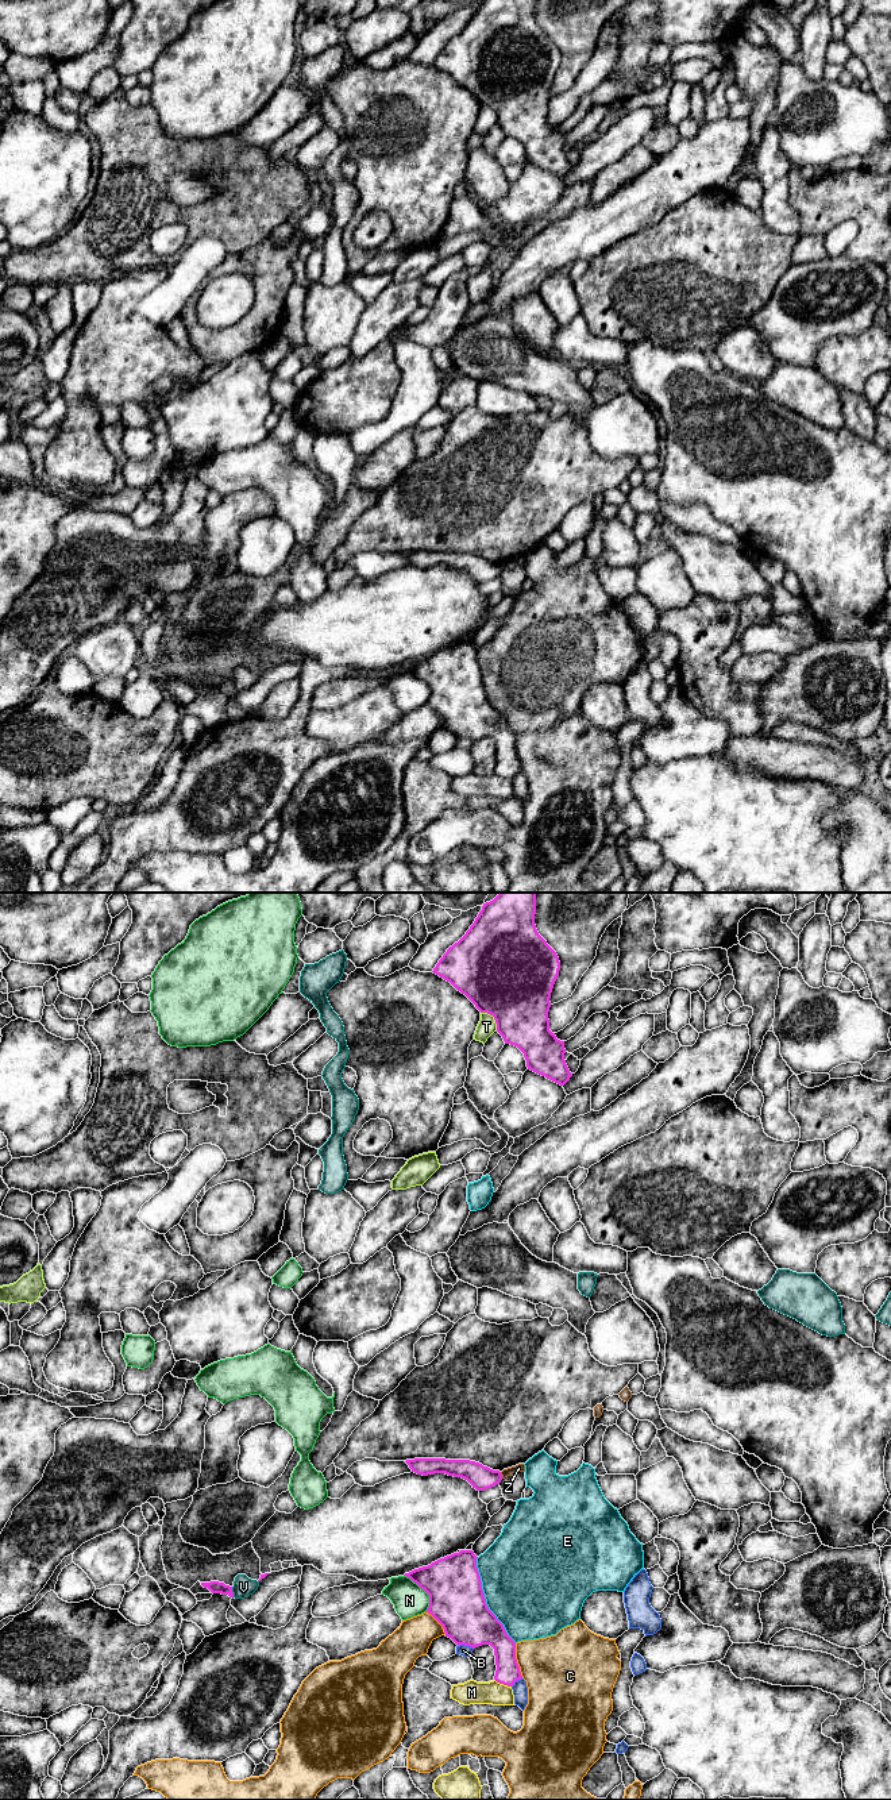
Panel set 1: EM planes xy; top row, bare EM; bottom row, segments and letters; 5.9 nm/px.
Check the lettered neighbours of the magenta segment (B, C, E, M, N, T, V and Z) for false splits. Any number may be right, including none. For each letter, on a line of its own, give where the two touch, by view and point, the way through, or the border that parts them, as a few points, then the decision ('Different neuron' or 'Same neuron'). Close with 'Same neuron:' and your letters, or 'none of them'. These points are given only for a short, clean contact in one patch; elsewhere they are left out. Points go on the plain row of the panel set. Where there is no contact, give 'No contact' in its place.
B: Touches magenta at xy (466, 737). Different neuron
C: Touches magenta at xy (516, 754). Different neuron
E: Touches magenta at xy (485, 693). Different neuron
M: Touches magenta at xy (502, 775). Boundary: xy (494, 771), (510, 779). Different neuron
N: Touches magenta at xy (424, 682). Different neuron
T: Touches magenta at xy (493, 108). Different neuron
V: Touches magenta at xy (232, 685). Different neuron
Z: Touches magenta at xy (501, 567). Boundary: xy (500, 565), (502, 570). Different neuron
Same neuron: none of them

